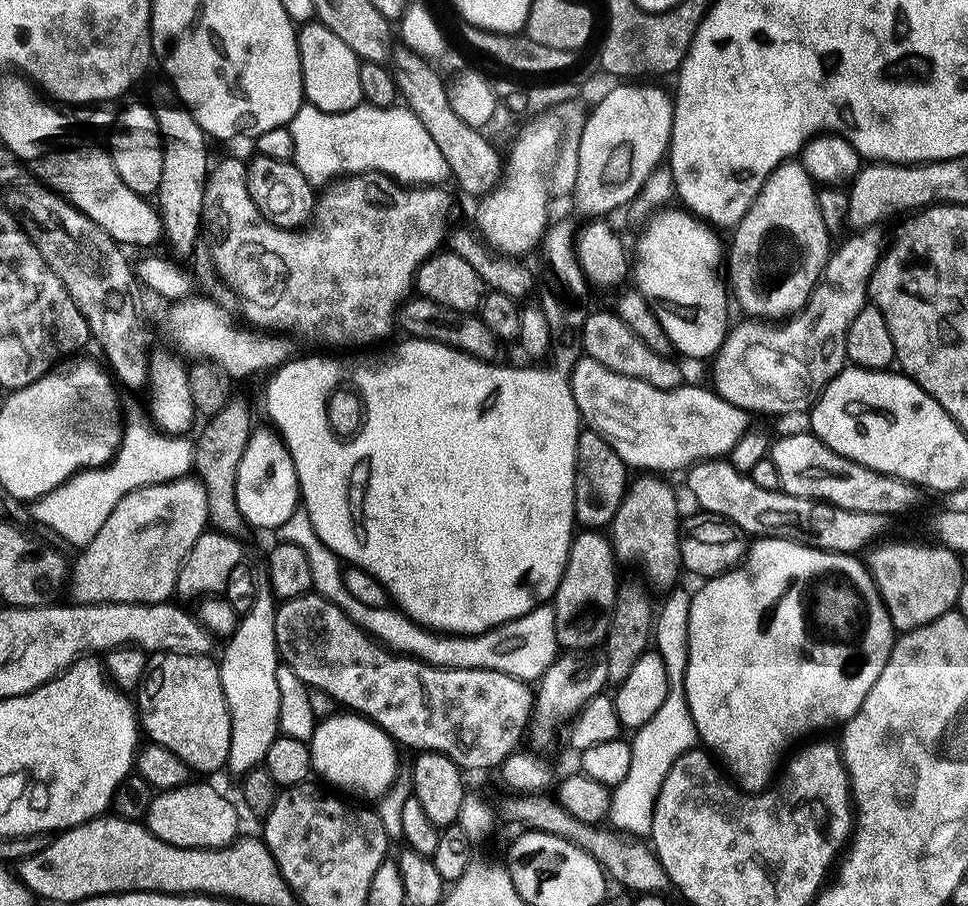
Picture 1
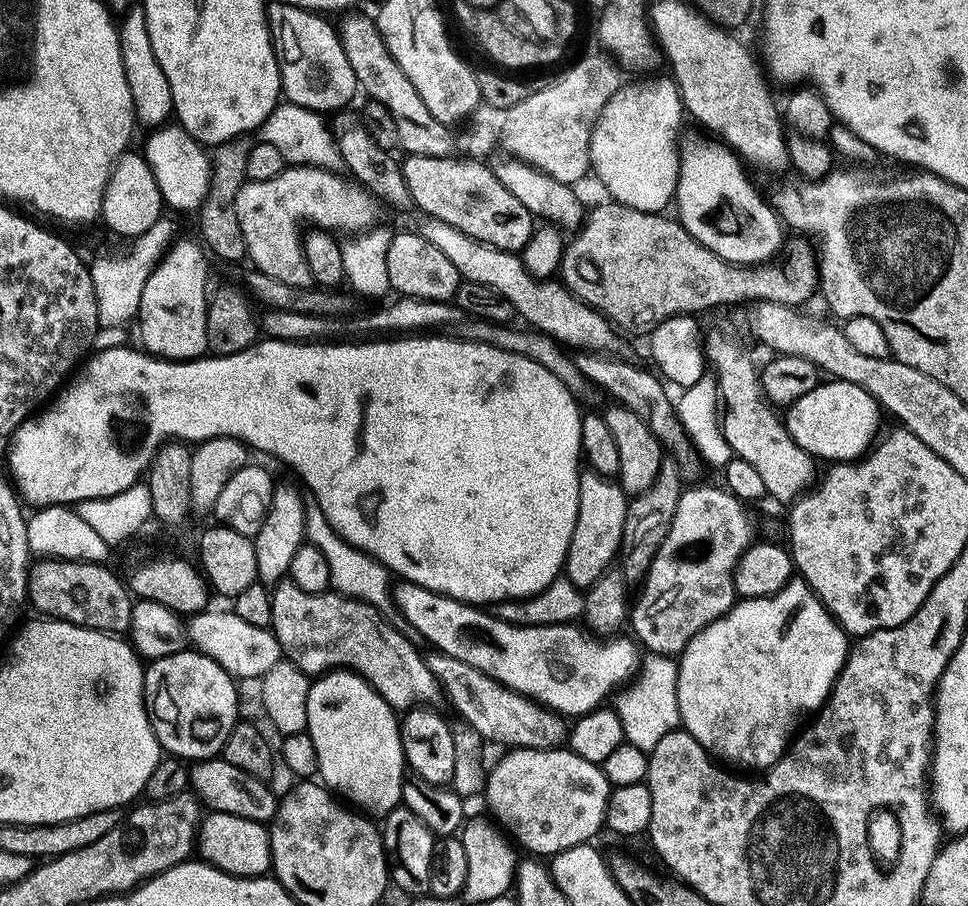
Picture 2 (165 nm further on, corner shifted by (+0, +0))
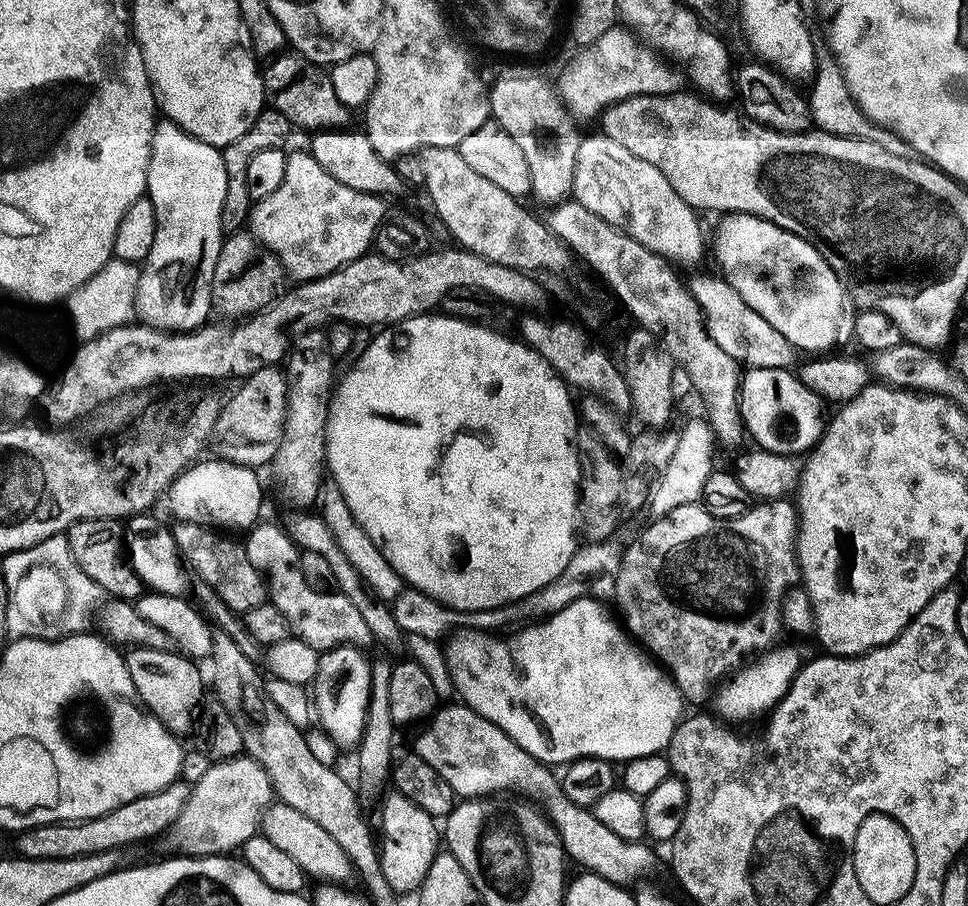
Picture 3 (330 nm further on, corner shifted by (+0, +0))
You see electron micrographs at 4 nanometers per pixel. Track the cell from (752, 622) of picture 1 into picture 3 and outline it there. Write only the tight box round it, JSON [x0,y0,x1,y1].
[714,646,802,721]

